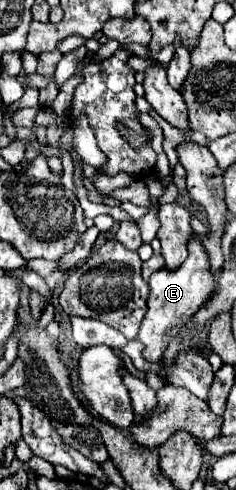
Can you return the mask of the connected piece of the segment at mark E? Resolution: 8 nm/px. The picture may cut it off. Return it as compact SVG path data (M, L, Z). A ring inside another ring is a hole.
M192 236L188 242L188 258L180 264L178 270L158 270L150 276L150 294L148 294L148 312L144 316L144 322L138 332L138 340L144 344L144 360L150 364L156 364L162 360L164 350L168 348L172 336L176 336L178 328L184 326L192 314L204 304L204 298L208 298L214 290L214 280L210 274L208 256L204 252L204 246Z

